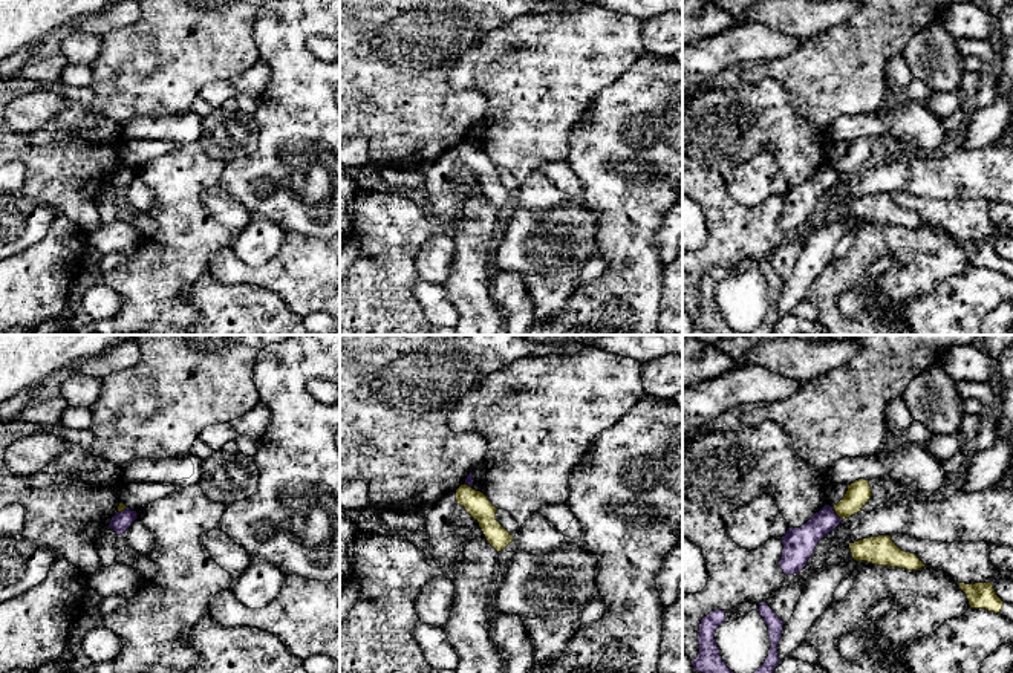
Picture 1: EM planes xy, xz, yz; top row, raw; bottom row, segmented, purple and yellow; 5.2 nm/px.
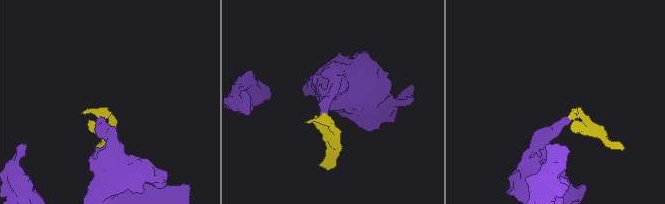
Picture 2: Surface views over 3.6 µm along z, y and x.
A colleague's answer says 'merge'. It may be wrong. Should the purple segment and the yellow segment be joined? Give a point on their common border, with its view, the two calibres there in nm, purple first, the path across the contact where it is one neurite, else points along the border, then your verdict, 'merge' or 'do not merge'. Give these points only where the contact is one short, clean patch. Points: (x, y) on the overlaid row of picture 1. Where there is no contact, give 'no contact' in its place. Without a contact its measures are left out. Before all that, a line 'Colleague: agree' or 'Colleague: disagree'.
Colleague: disagree
yz (836, 514) | 170/130 nm | along yz (831, 507), (843, 519) | do not merge

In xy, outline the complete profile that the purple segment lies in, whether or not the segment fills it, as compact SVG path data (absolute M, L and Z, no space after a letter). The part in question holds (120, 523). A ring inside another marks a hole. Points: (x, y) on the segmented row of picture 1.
M125 508L112 517L109 528L113 529L118 535L122 535L136 519L138 512Z

